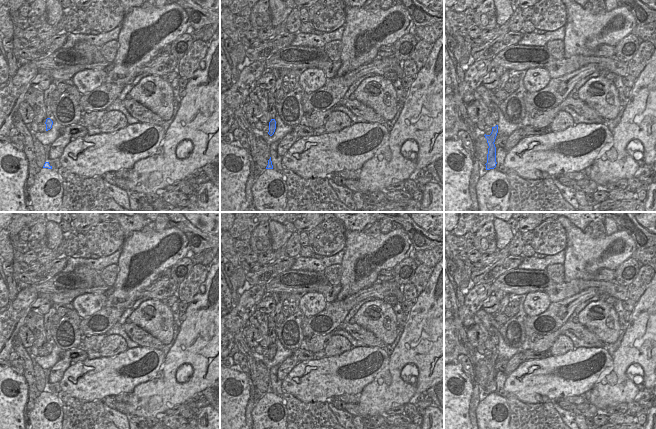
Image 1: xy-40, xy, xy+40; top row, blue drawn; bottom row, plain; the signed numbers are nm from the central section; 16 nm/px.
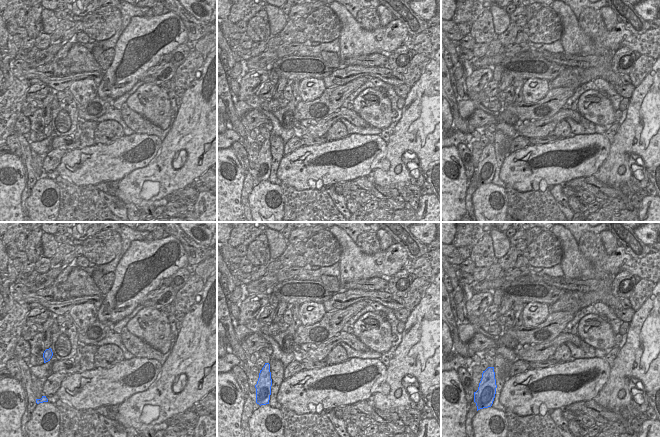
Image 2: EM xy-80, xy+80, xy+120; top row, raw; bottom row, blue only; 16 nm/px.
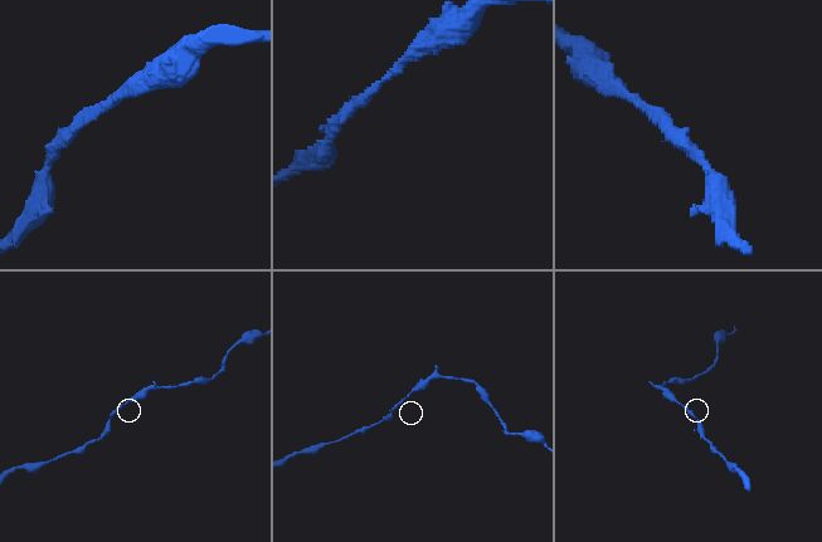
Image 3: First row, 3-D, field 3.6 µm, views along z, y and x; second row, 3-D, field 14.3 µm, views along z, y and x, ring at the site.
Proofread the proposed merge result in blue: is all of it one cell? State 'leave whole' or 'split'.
leave whole

